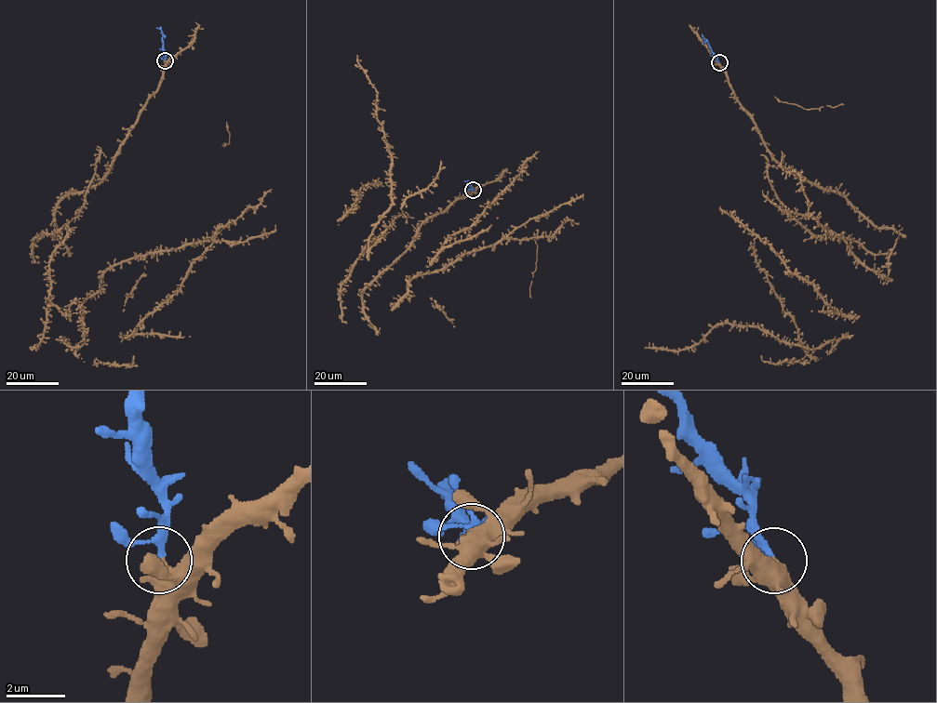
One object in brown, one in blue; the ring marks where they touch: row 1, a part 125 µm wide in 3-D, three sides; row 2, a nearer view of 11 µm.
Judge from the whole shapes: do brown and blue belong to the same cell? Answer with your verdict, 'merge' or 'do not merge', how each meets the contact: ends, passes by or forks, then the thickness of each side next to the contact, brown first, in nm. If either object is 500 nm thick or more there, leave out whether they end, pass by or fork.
do not merge | 600/170 nm

